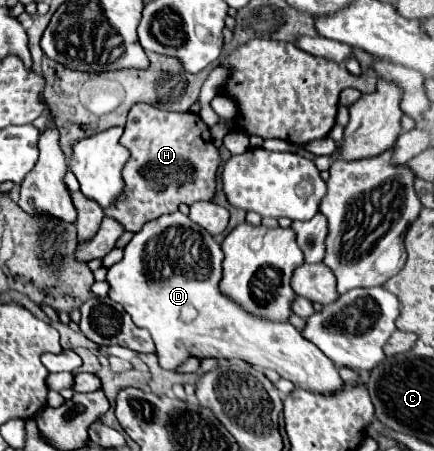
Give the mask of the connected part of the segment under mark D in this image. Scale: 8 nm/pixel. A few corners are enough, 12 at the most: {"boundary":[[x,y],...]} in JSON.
{"boundary":[[181,211],[107,269],[159,367],[241,359],[345,387],[291,323],[219,291],[221,245]]}

